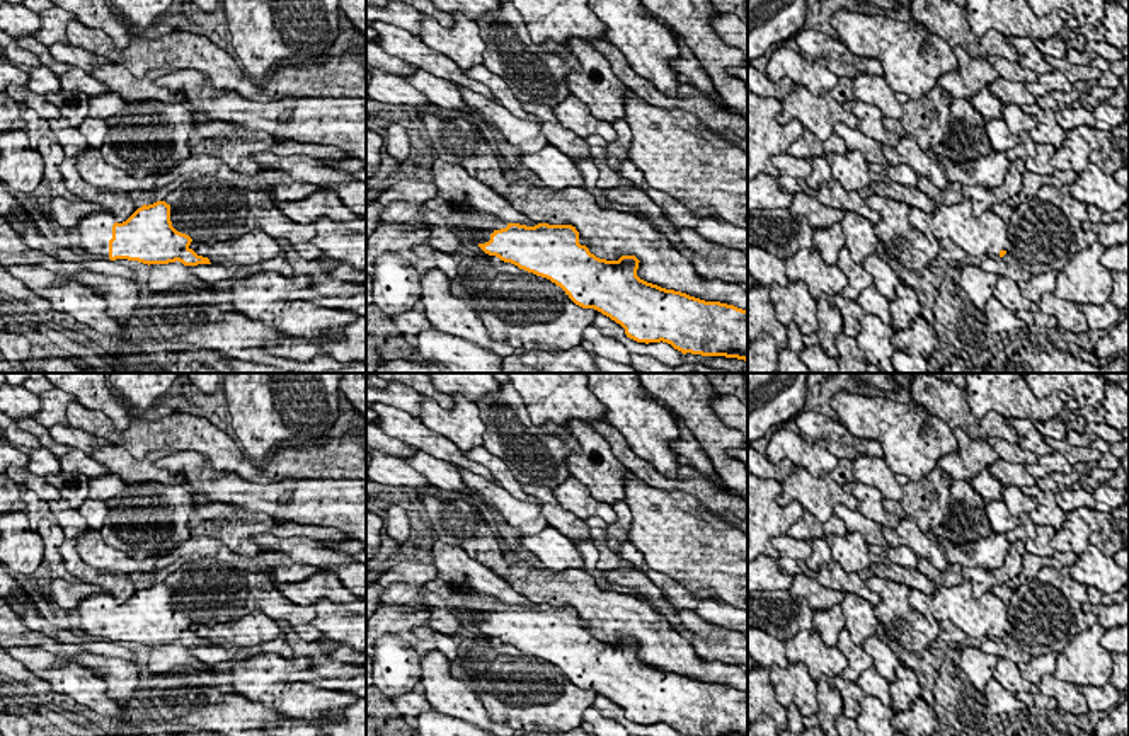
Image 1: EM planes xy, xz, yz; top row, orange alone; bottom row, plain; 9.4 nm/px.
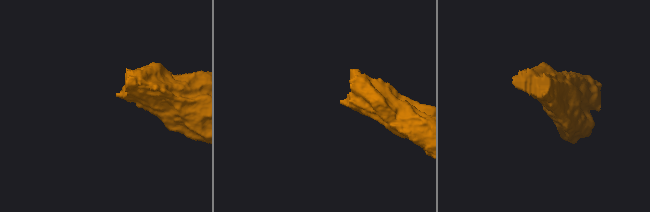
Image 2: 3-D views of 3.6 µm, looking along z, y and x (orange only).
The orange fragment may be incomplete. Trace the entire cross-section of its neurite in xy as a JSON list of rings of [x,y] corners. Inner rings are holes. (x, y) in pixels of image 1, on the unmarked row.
[[[143,586],[126,603],[117,605],[111,595],[90,595],[77,605],[80,629],[111,642],[128,641],[143,646],[182,644],[184,647],[211,646],[189,627],[192,620],[177,613],[170,603],[170,586]]]

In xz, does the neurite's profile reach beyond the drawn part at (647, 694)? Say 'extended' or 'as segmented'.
extended

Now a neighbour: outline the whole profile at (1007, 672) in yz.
[[[1003,654],[998,656],[998,664],[993,678],[1013,693],[1027,692],[1030,693],[1030,681],[1027,681],[1017,663],[1006,659]]]

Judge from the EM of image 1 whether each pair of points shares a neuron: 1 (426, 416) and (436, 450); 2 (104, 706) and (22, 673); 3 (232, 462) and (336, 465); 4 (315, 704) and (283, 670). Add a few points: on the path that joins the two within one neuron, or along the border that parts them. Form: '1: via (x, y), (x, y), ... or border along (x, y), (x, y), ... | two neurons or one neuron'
1: border along (418, 419), (447, 436), (462, 452) | two neurons
2: border along (17, 660), (36, 675) | two neurons
3: via (257, 474), (268, 474), (278, 465), (310, 465) | one neuron
4: via (302, 699), (292, 699), (275, 684) | one neuron

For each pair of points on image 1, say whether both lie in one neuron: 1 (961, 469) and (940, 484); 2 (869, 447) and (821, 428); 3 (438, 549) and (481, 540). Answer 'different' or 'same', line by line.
1: different
2: same
3: different

